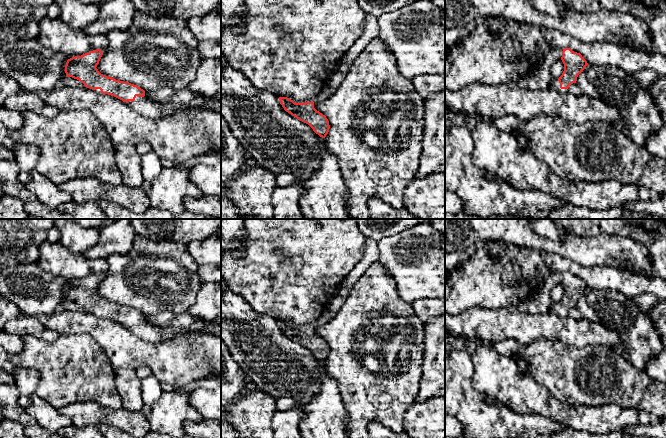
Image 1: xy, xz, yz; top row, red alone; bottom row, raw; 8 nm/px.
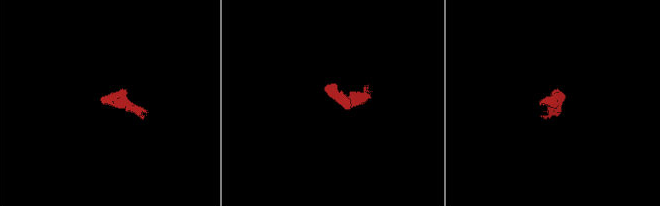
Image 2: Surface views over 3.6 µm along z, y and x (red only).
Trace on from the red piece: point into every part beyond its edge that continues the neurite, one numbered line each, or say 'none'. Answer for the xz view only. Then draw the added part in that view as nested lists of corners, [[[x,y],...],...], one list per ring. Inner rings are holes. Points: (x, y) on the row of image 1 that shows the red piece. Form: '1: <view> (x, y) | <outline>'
none

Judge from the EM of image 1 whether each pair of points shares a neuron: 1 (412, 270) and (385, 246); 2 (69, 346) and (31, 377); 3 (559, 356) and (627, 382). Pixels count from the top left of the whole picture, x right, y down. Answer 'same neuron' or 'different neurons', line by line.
1: same neuron
2: different neurons
3: same neuron

